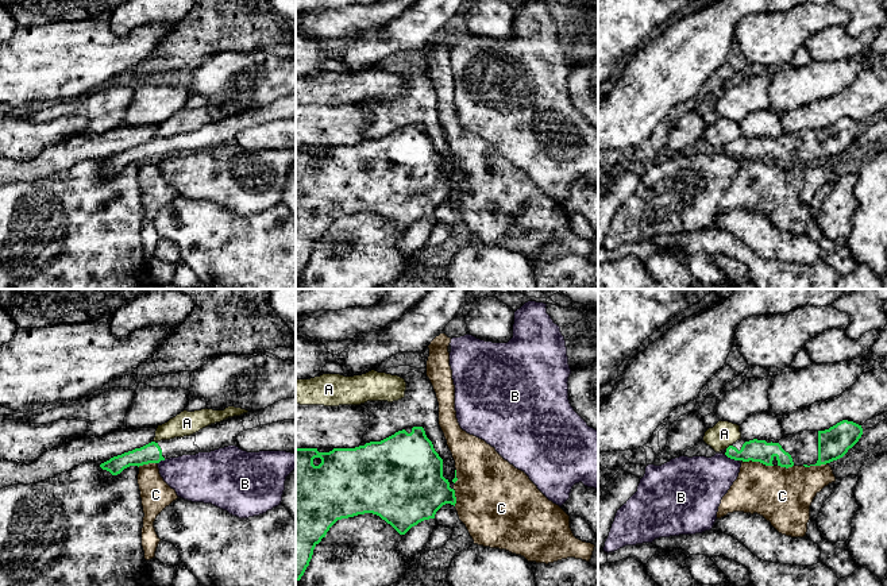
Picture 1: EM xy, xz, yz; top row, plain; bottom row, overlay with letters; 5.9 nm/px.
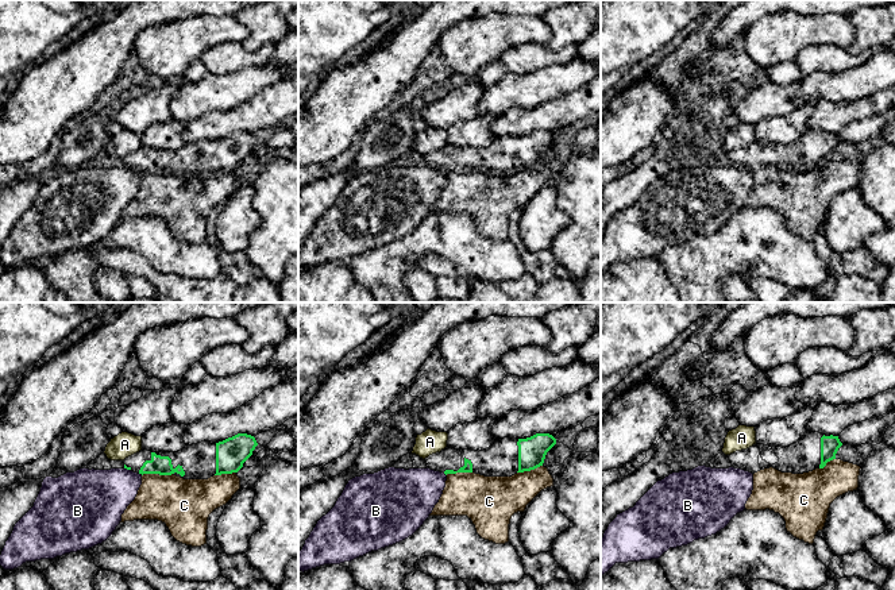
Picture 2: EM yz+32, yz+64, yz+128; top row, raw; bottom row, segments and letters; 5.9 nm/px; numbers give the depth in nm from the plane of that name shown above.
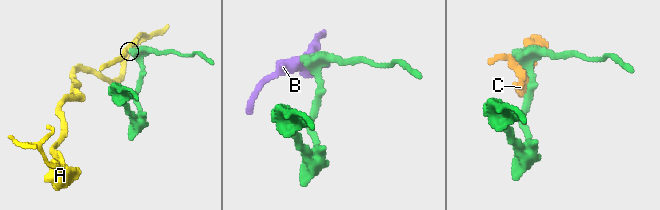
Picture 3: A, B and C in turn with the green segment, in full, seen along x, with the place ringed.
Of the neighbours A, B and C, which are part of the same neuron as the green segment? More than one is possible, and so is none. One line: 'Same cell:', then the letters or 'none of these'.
Same cell: none of these

